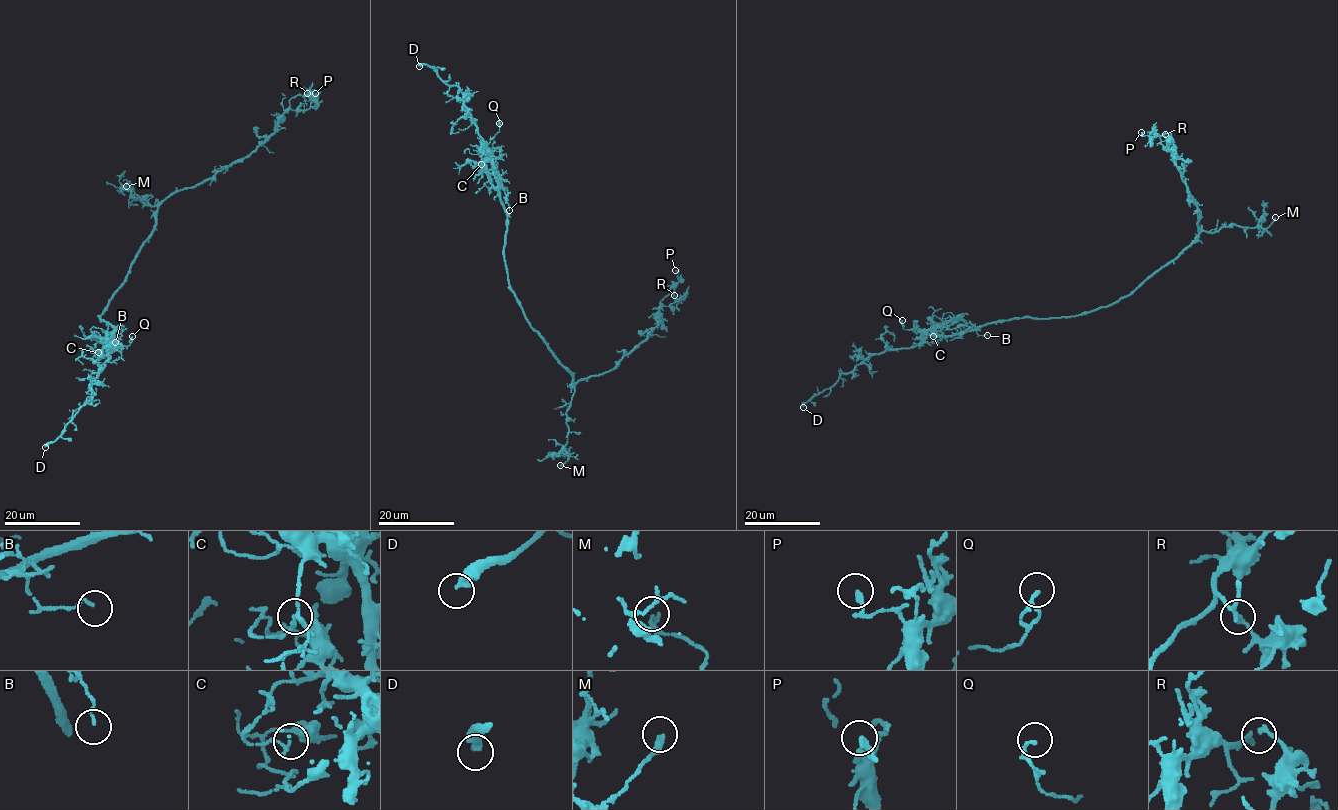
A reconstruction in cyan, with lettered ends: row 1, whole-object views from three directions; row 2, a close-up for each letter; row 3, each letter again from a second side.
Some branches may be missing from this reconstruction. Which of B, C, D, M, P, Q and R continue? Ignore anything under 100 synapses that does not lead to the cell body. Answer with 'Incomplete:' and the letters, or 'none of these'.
Incomplete: D

